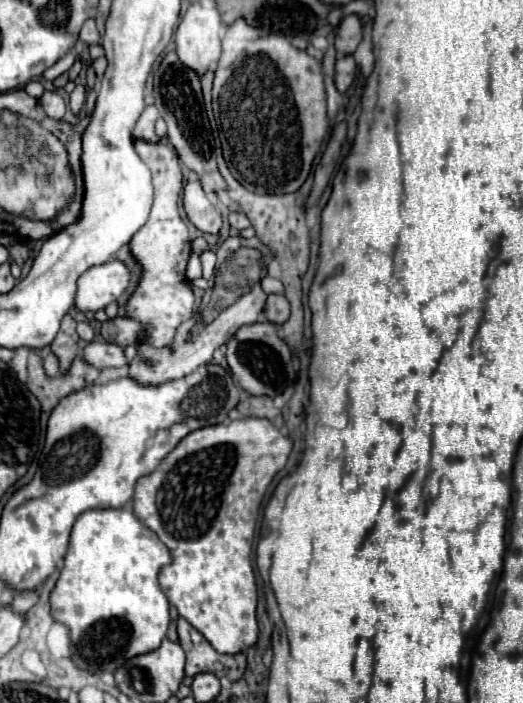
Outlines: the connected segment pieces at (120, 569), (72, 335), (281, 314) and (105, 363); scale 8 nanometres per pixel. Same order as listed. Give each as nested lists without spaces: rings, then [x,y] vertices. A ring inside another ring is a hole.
[[[96,508],[86,510],[78,516],[72,526],[64,568],[50,596],[54,620],[66,624],[72,632],[72,650],[76,666],[88,668],[90,672],[114,672],[116,668],[120,668],[120,664],[124,664],[124,660],[144,652],[152,652],[162,644],[162,638],[166,636],[170,624],[170,604],[158,584],[158,574],[162,566],[170,562],[172,554],[166,544],[162,544],[156,532],[144,526],[130,508]]]
[[[64,316],[62,324],[60,324],[60,332],[56,334],[54,342],[50,344],[52,352],[58,356],[60,360],[60,372],[66,372],[70,362],[74,360],[76,352],[78,352],[78,334],[76,334],[76,320],[72,316]]]
[[[270,294],[264,308],[264,318],[274,324],[284,324],[290,318],[290,302],[284,294]]]
[[[90,342],[84,350],[82,350],[82,358],[86,364],[104,370],[104,368],[116,368],[116,366],[124,366],[126,358],[122,354],[122,348],[118,344],[110,344],[110,342]]]

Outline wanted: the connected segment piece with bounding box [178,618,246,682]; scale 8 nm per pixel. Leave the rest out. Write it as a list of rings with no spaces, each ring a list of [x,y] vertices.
[[[178,618],[178,634],[180,646],[186,652],[186,676],[196,676],[202,672],[216,674],[218,678],[226,676],[232,682],[240,680],[246,670],[244,654],[218,654],[210,642],[184,618]]]

